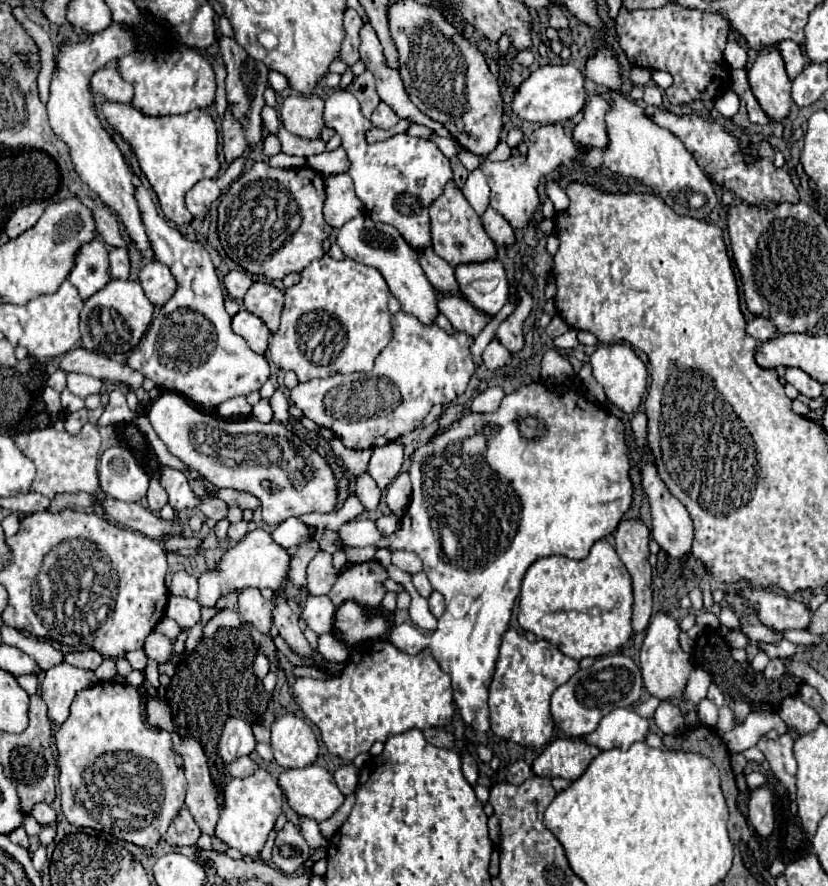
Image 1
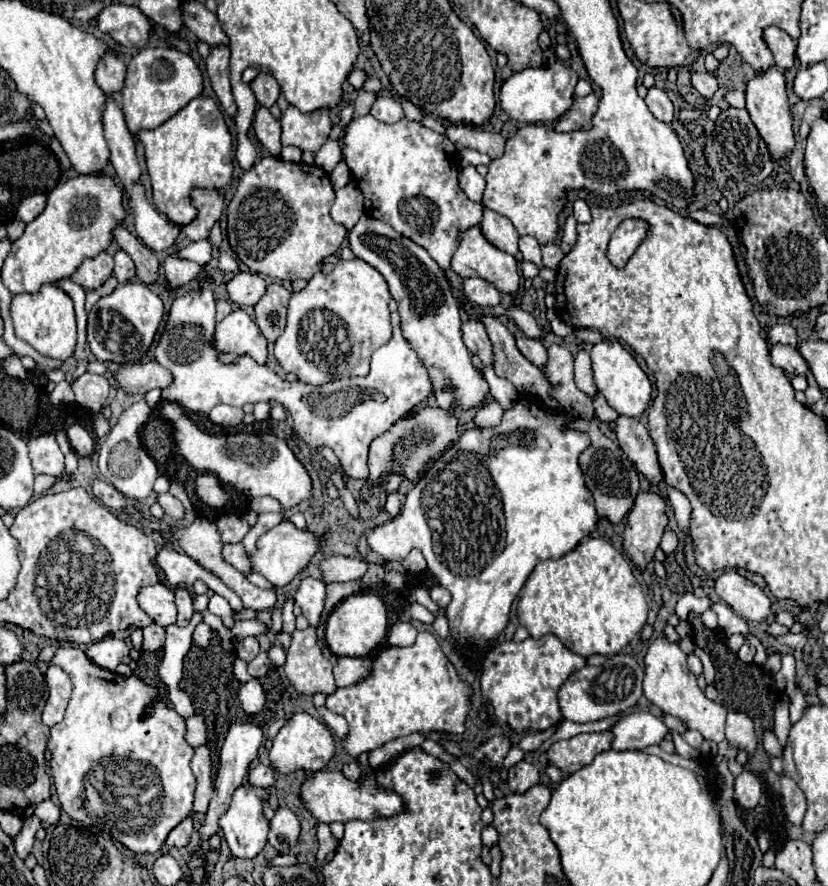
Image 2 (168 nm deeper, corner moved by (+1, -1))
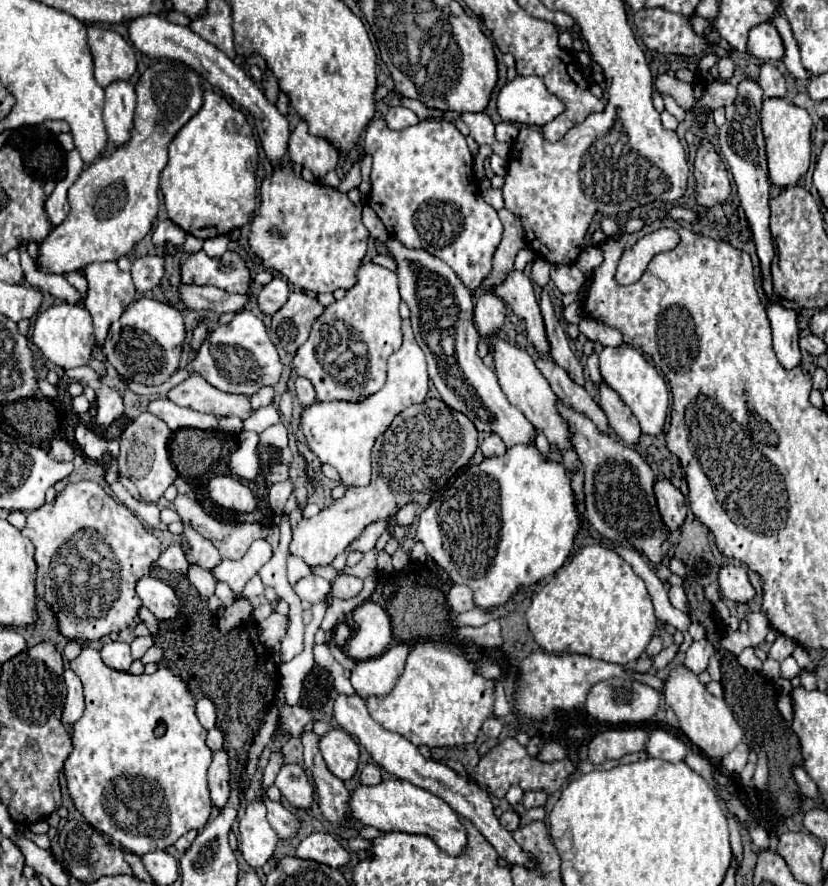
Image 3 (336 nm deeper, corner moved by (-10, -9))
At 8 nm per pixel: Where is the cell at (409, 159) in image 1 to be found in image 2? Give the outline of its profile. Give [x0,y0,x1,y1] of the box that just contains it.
[342,115,482,269]

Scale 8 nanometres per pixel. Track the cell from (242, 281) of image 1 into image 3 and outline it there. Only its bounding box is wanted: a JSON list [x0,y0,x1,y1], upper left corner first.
[257,275,289,315]

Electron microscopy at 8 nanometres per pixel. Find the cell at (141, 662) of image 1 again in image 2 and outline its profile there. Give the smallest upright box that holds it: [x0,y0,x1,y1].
[86,637,130,671]

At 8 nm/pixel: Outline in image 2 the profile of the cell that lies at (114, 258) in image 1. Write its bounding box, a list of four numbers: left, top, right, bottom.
[114,251,136,283]

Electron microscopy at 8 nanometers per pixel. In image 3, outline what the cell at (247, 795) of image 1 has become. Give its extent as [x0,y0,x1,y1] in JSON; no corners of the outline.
[239,801,277,867]

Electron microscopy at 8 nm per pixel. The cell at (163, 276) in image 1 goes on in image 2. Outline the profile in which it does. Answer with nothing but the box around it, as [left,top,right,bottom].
[164,255,204,287]

